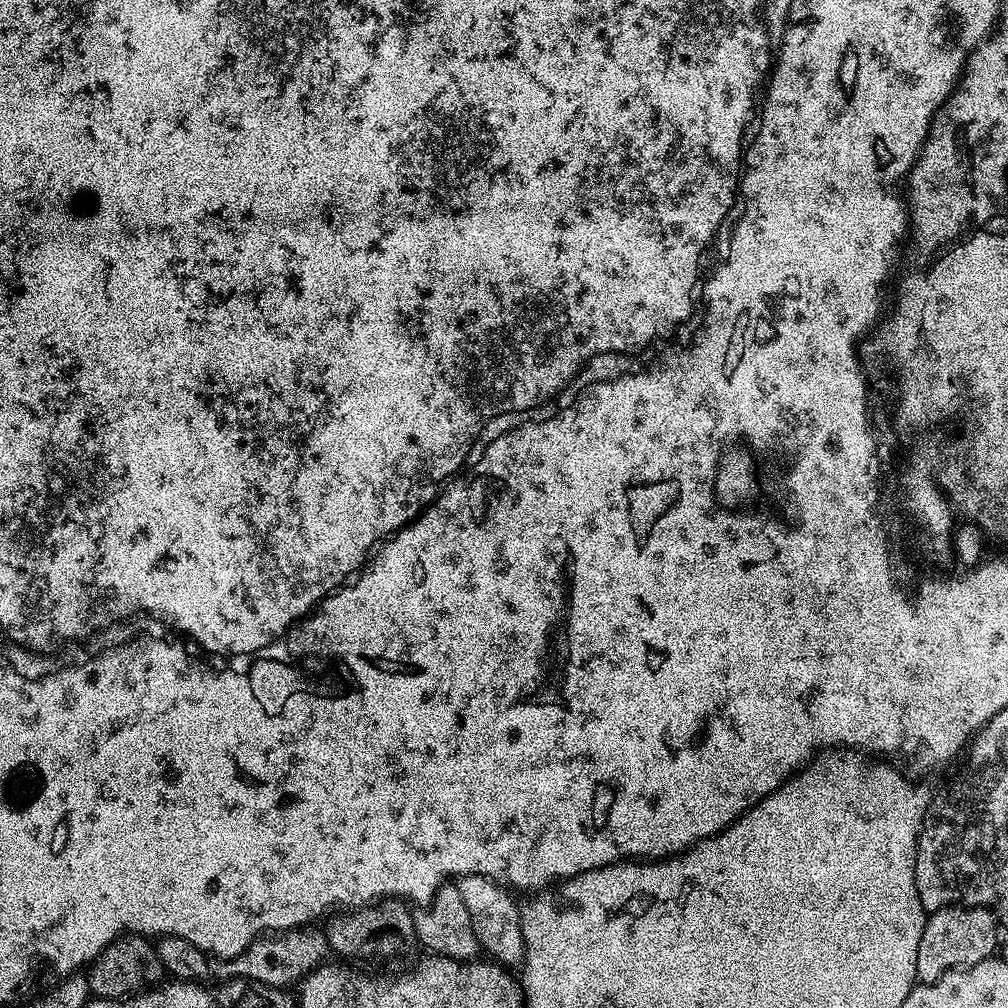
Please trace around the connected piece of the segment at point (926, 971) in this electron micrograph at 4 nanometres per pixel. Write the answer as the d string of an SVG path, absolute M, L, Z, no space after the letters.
M953 906L931 913L922 930L922 942L918 942L917 981L929 984L952 968L969 968L989 959L995 953L996 924L998 917L991 908Z

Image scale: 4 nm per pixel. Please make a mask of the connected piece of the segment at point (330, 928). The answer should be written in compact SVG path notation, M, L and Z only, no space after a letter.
M389 898L379 901L375 906L365 906L359 909L358 914L336 914L327 921L328 925L323 925L325 937L333 953L340 956L344 962L356 962L352 960L388 960L391 956L396 956L399 952L407 950L416 940L416 926L413 913L408 913L409 905L399 898Z

